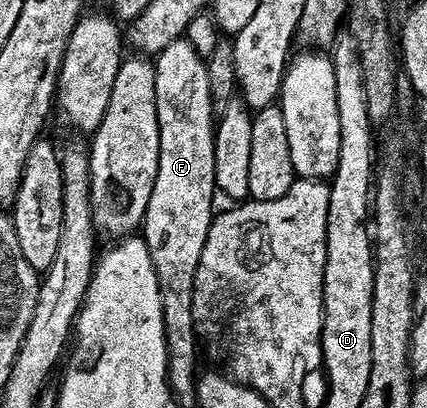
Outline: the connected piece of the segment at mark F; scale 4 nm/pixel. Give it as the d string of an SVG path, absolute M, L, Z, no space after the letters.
M186 37L170 41L166 49L162 49L155 56L154 66L154 97L158 109L158 129L160 130L160 152L158 153L158 177L154 177L154 189L150 189L150 205L146 205L144 222L142 224L142 238L146 249L150 249L150 261L154 265L154 277L158 277L158 293L162 293L162 321L167 325L185 323L191 325L194 321L194 273L198 273L198 257L202 257L202 245L206 245L208 230L214 218L212 198L217 198L216 178L214 177L214 116L210 101L210 81L208 80L208 64L198 53L194 53L194 45Z

